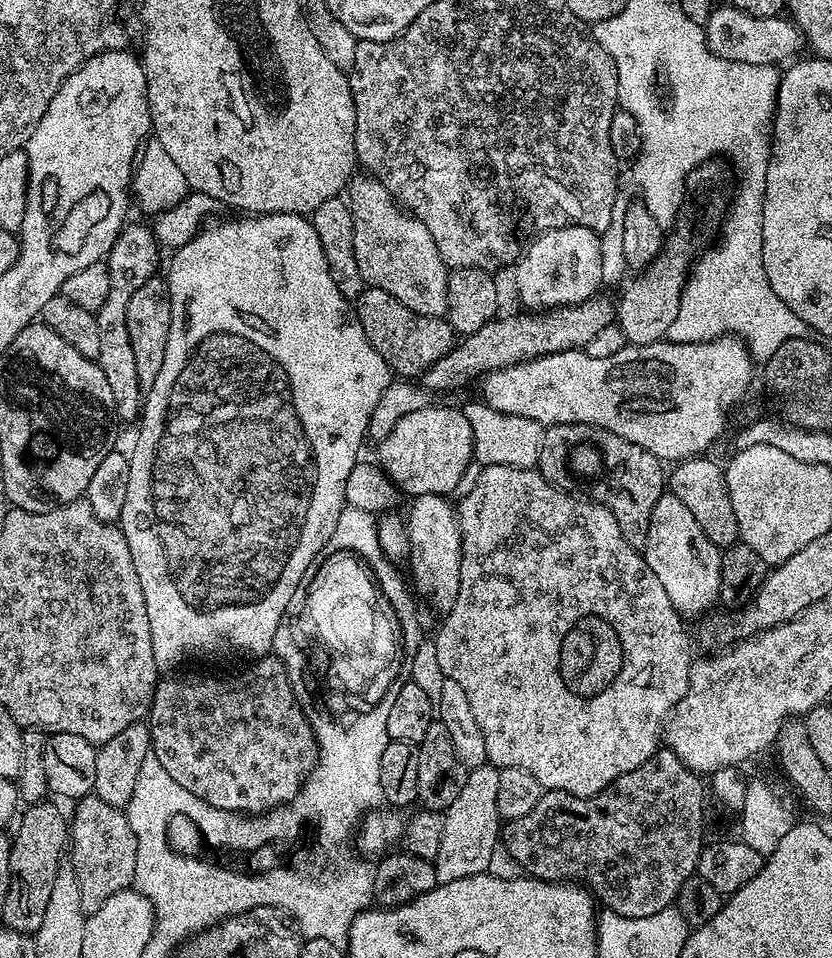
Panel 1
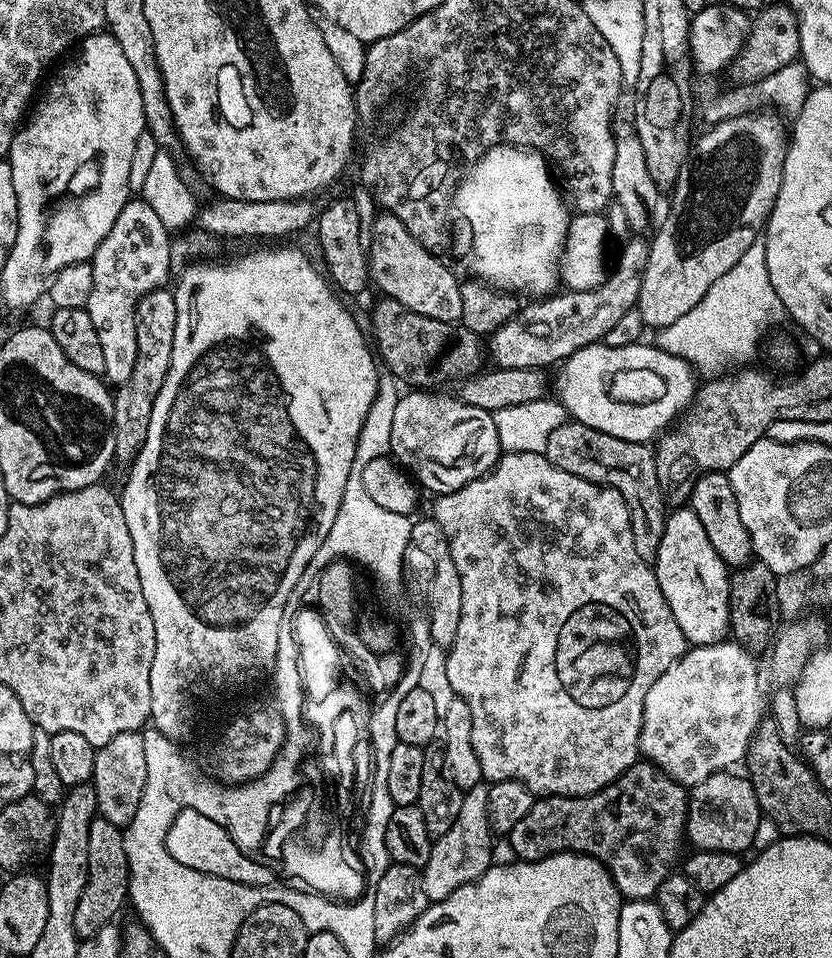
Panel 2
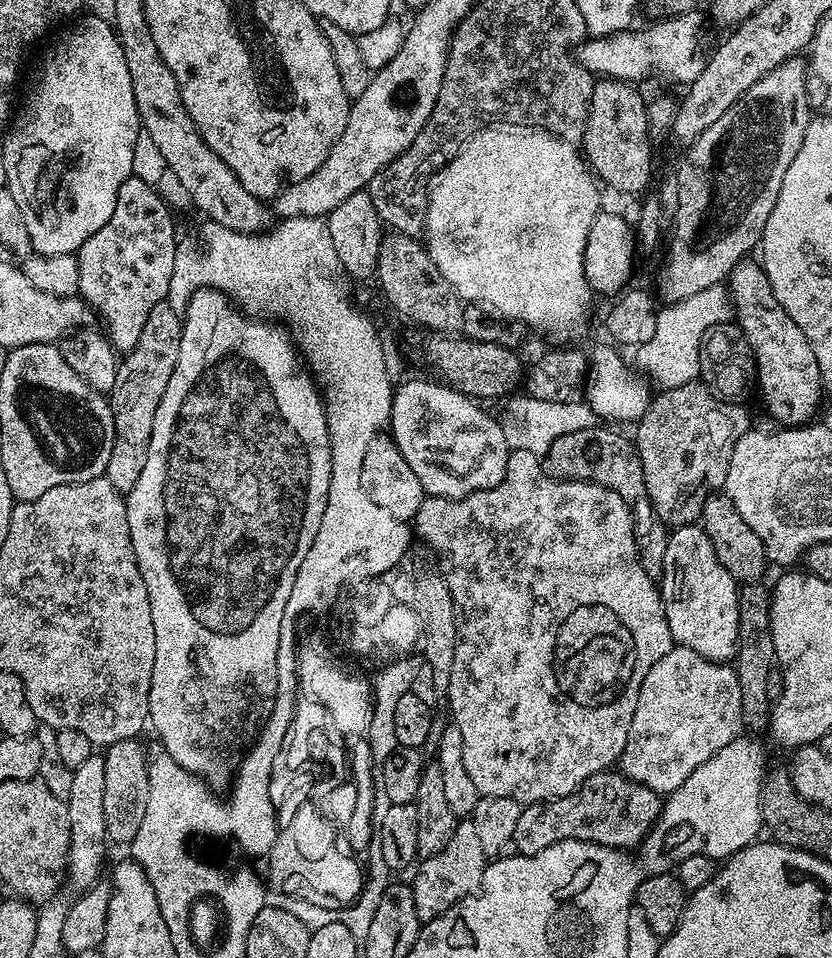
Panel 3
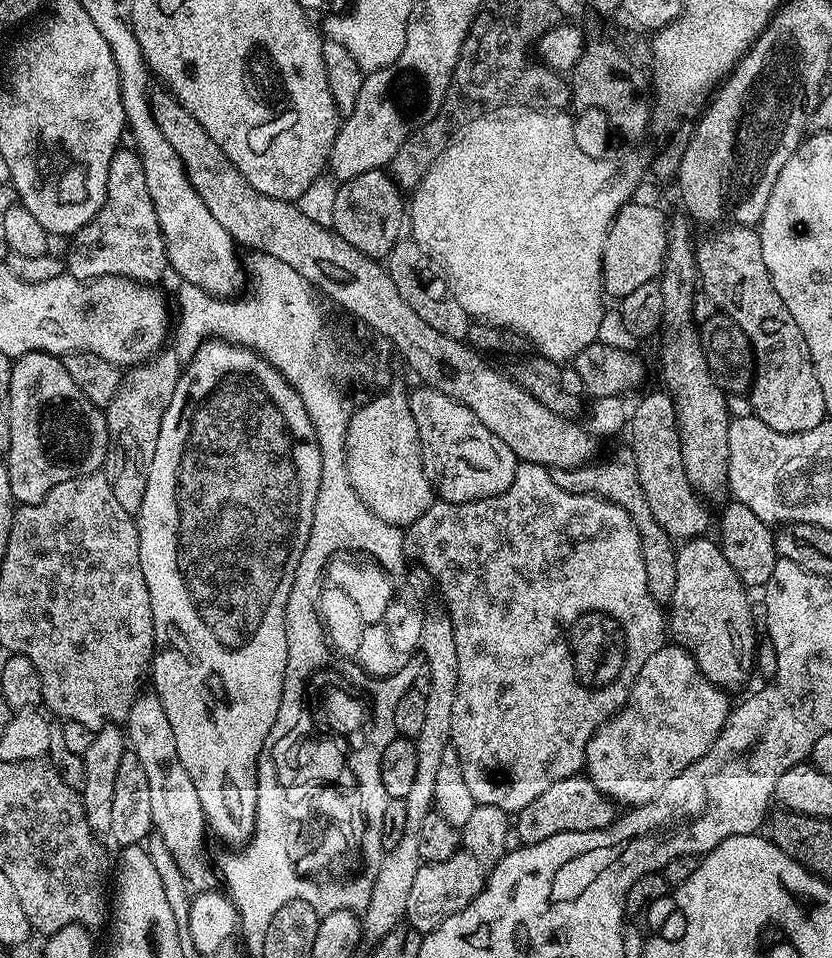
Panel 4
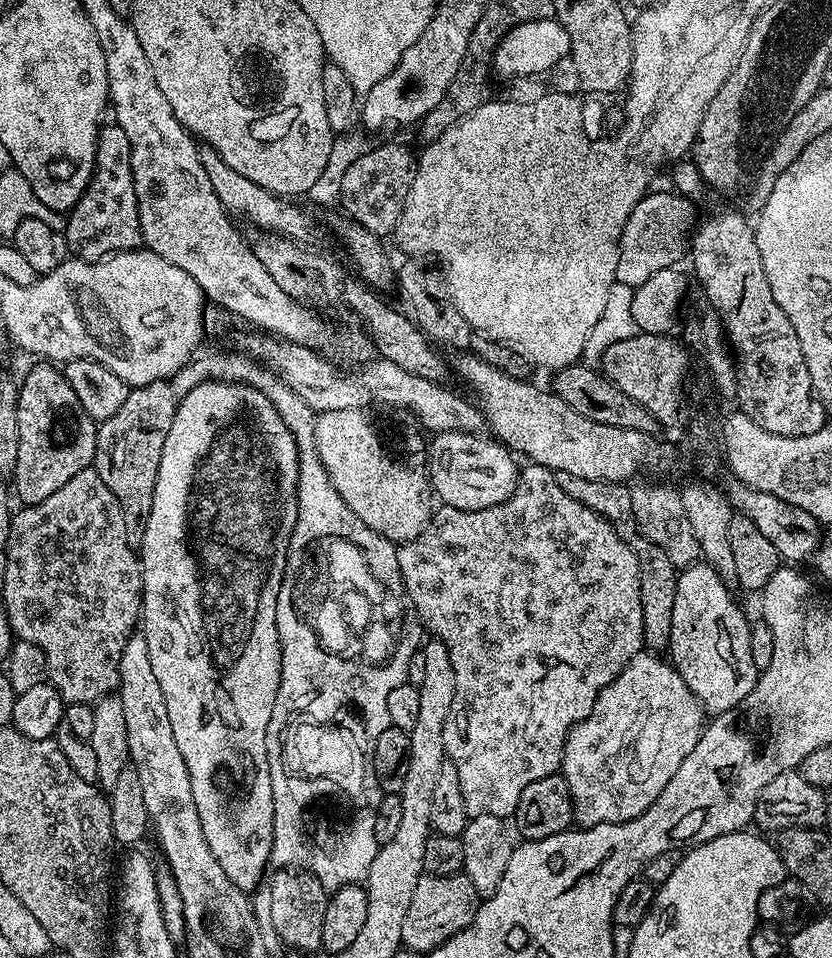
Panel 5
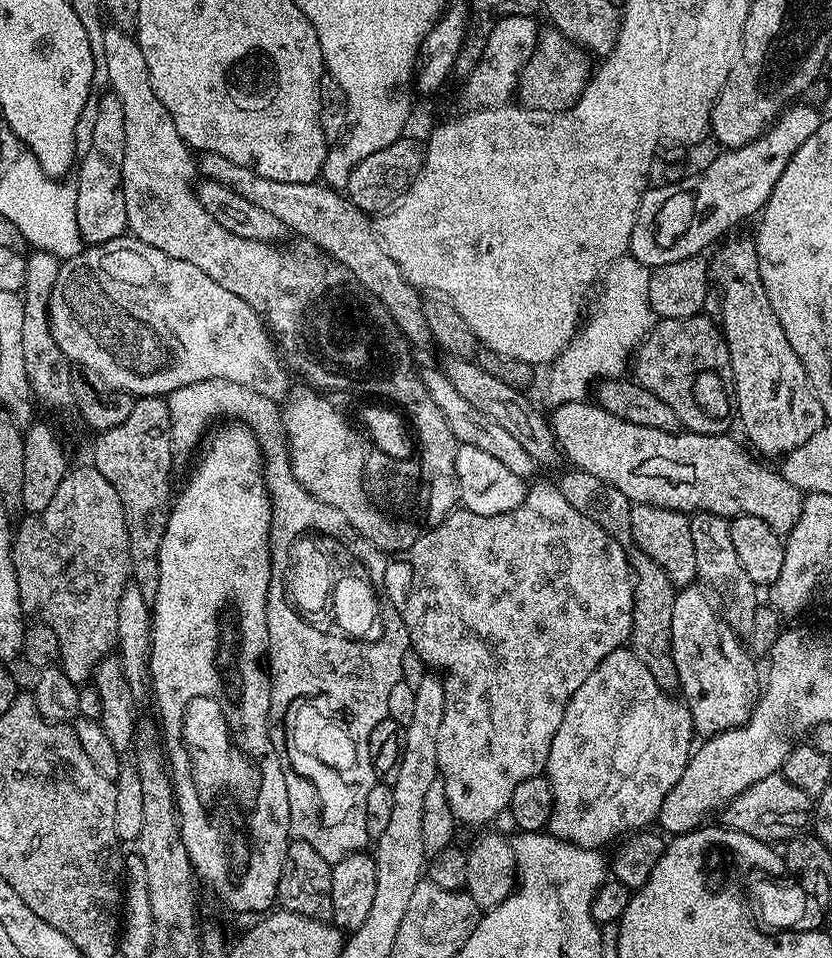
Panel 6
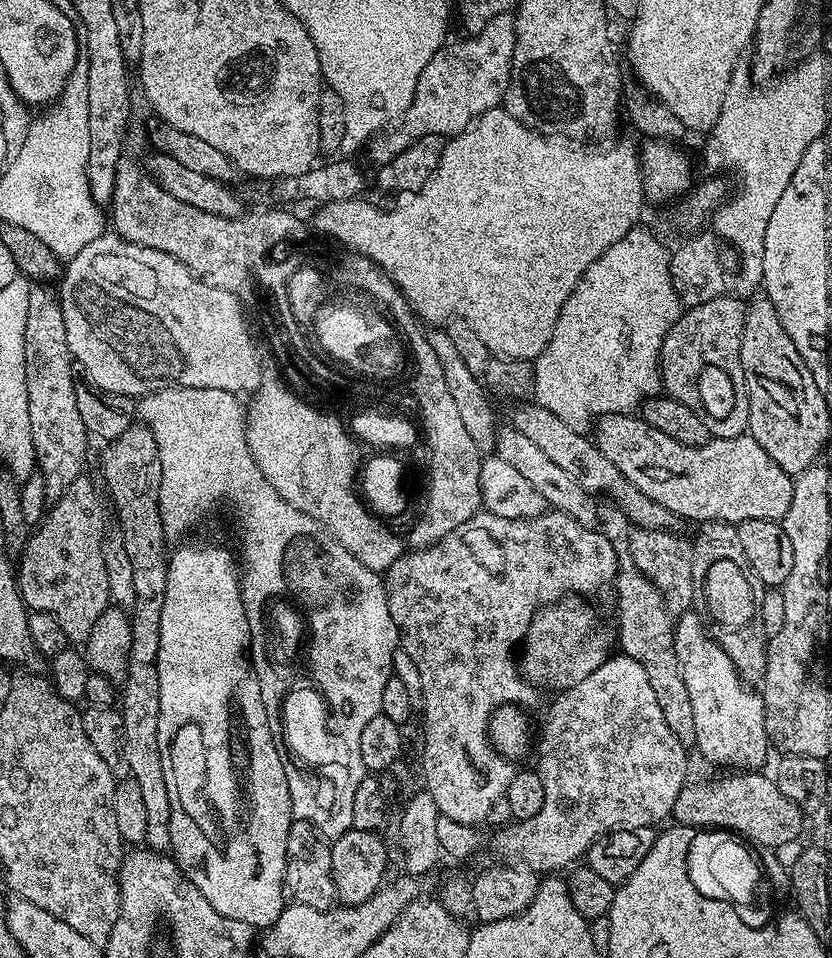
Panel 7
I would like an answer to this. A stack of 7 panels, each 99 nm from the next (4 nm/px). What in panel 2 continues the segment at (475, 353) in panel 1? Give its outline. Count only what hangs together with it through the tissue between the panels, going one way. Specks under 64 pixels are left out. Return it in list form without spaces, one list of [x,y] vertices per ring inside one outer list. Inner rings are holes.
[[[632,238],[636,240],[625,239],[624,245],[620,248],[620,253],[615,253],[614,263],[604,280],[594,290],[585,292],[561,291],[559,294],[545,296],[543,298],[533,299],[528,304],[521,307],[513,314],[506,323],[498,326],[498,330],[492,333],[486,344],[486,352],[492,355],[492,364],[497,368],[542,368],[551,369],[561,362],[568,360],[570,354],[582,350],[591,344],[599,344],[603,341],[604,335],[612,329],[628,312],[633,311],[636,307],[636,299],[642,290],[642,274],[646,270],[646,262],[650,258],[648,249],[649,241],[644,238]]]

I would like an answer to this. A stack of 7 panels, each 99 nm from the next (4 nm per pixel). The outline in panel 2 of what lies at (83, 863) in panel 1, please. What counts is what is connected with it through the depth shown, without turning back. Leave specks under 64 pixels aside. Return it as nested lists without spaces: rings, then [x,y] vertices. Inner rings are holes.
[[[95,819],[90,822],[90,850],[88,851],[88,877],[86,890],[78,898],[78,910],[74,910],[74,930],[80,940],[89,940],[102,926],[115,921],[120,907],[128,900],[128,859],[123,831],[114,822]]]

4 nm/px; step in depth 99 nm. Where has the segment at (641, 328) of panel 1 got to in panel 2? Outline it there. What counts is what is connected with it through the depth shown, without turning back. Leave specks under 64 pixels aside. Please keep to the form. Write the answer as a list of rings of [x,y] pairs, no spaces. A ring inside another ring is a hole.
[[[757,110],[742,112],[738,116],[729,116],[727,120],[713,123],[713,128],[709,132],[702,133],[697,140],[695,137],[694,143],[687,149],[687,156],[684,157],[676,185],[670,192],[672,205],[668,208],[668,217],[661,222],[660,229],[658,229],[658,224],[655,229],[656,237],[651,237],[648,246],[650,258],[646,262],[646,270],[642,274],[642,290],[638,294],[635,307],[635,311],[640,313],[645,329],[659,330],[670,326],[670,322],[678,322],[678,318],[682,318],[682,314],[690,314],[690,310],[694,310],[694,306],[698,306],[698,302],[702,302],[706,290],[710,290],[710,286],[714,286],[714,282],[718,282],[718,278],[722,278],[722,274],[726,274],[726,270],[730,270],[730,266],[734,266],[734,262],[738,262],[738,258],[742,258],[742,254],[746,254],[746,250],[750,250],[750,246],[757,243],[762,229],[767,225],[774,202],[778,198],[778,190],[782,186],[782,170],[790,139],[789,133],[786,131],[786,124],[783,124],[775,114],[777,115],[772,110]]]

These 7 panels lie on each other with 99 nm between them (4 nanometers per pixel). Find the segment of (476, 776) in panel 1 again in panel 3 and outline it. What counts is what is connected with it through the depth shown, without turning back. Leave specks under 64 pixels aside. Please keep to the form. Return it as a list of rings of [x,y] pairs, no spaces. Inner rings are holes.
[[[461,819],[454,830],[454,838],[450,838],[450,846],[446,846],[442,854],[423,857],[415,869],[416,877],[411,877],[414,906],[418,910],[420,921],[438,918],[438,914],[450,910],[450,906],[454,906],[459,900],[473,895],[484,883],[485,867],[486,855],[482,850],[481,839],[478,838],[478,829],[472,819]]]

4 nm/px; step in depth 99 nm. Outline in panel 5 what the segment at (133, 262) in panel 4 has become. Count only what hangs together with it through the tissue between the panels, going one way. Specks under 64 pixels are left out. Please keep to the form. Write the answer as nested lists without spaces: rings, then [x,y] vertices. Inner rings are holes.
[[[115,122],[103,125],[98,134],[98,146],[96,147],[96,165],[92,171],[92,181],[88,183],[88,189],[82,194],[82,198],[67,213],[68,225],[63,225],[64,241],[68,243],[68,251],[73,257],[89,262],[102,260],[105,256],[111,256],[113,252],[132,252],[141,247],[142,230],[138,218],[138,194],[134,194],[134,182],[132,181],[132,151],[130,150],[130,138],[126,138],[126,130]]]

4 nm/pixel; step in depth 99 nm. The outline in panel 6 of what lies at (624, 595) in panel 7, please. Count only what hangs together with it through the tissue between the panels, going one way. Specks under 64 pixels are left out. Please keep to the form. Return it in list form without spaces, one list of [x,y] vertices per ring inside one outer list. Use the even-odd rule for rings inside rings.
[[[568,470],[561,480],[558,480],[558,487],[562,498],[578,510],[578,514],[586,514],[614,542],[618,542],[625,548],[628,554],[628,565],[632,567],[632,578],[634,590],[634,610],[632,611],[632,635],[630,637],[630,651],[644,663],[646,670],[658,682],[658,686],[663,692],[672,694],[680,687],[678,670],[674,666],[672,657],[672,635],[670,634],[670,618],[674,614],[674,598],[678,591],[676,585],[670,582],[670,576],[654,558],[650,558],[636,544],[632,543],[632,531],[630,530],[630,510],[632,501],[618,490],[610,482],[602,482],[602,478],[594,478],[594,474],[586,474],[579,470]]]

